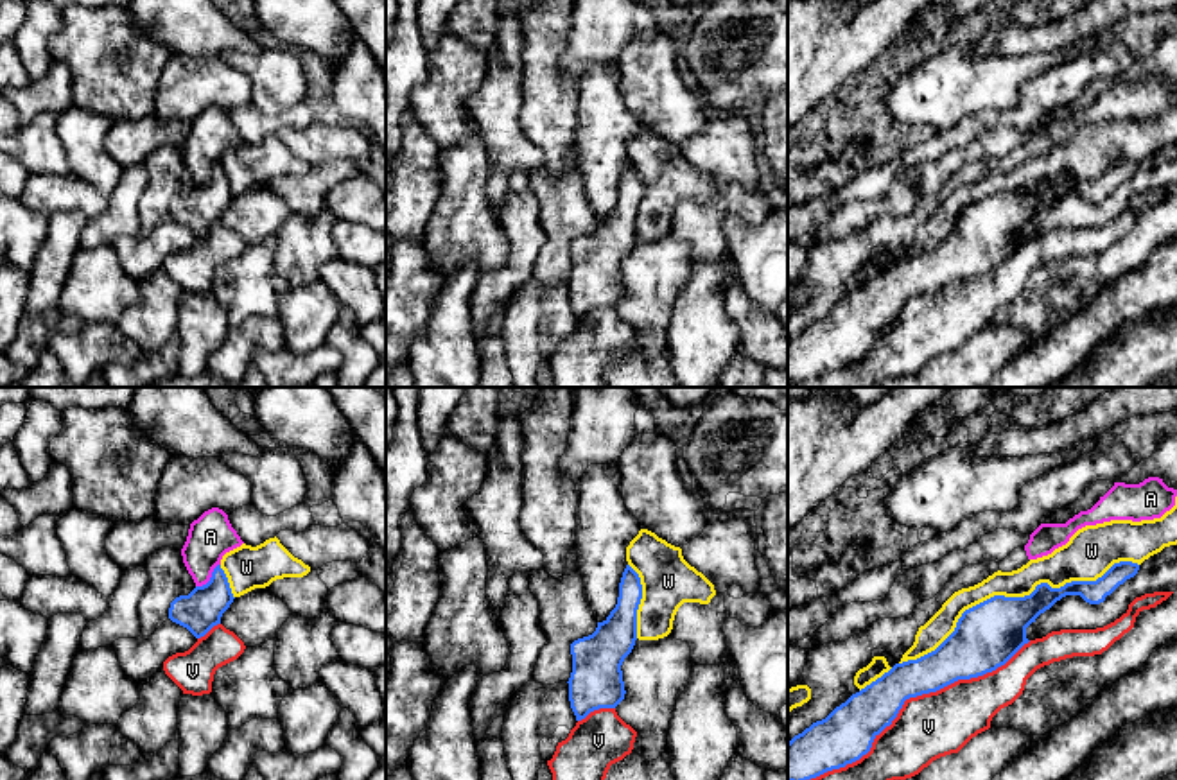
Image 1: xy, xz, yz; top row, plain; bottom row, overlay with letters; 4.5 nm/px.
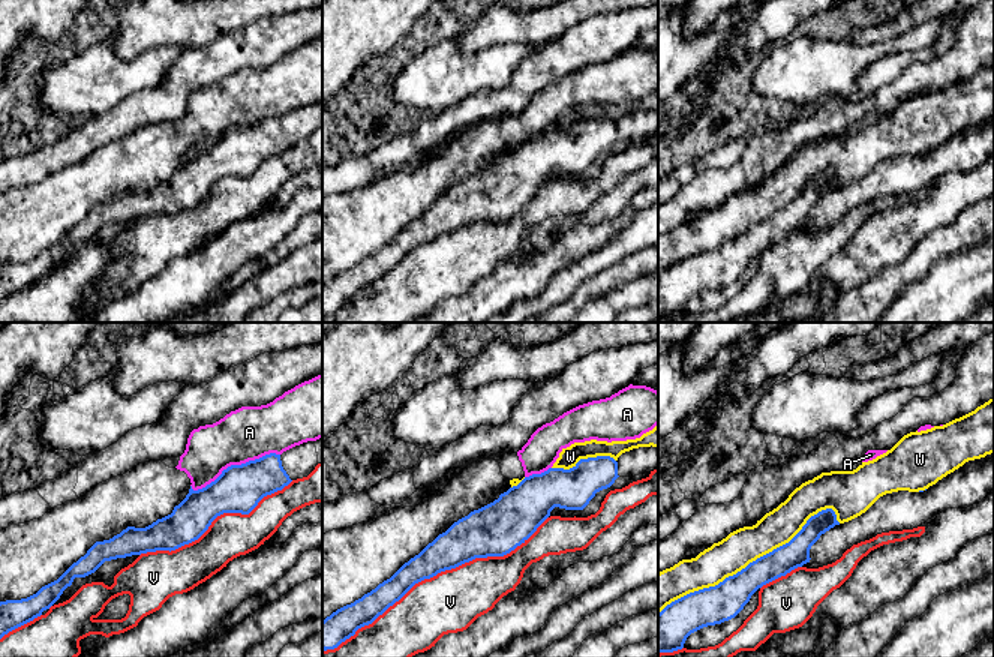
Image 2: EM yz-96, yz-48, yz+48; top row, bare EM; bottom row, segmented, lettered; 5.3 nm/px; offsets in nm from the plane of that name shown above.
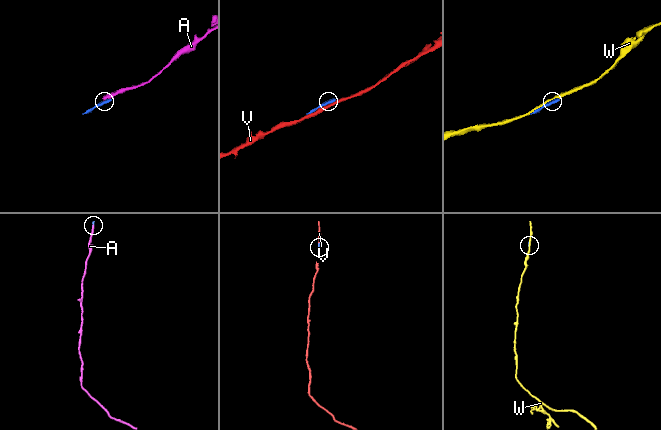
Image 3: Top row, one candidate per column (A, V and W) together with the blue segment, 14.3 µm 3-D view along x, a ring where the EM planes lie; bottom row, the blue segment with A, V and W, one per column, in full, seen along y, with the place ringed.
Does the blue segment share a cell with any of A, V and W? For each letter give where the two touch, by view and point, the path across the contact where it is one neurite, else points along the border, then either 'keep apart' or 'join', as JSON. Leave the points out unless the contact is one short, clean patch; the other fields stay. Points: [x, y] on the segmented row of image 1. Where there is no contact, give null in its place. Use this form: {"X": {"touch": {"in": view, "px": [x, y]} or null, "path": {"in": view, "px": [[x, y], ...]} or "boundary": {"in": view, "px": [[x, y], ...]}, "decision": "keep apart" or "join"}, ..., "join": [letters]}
{"A": {"touch": {"in": "xy", "px": [210, 578]}, "decision": "keep apart"}, "V": {"touch": {"in": "yz", "px": [914, 696]}, "decision": "keep apart"}, "W": {"touch": {"in": "yz", "px": [1014, 598]}, "decision": "keep apart"}, "join": []}

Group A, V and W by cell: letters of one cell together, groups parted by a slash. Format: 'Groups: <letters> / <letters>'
Groups: A / V / W

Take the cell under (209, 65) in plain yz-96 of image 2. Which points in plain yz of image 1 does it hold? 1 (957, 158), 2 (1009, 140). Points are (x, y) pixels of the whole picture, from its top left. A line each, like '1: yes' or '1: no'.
1: no
2: no

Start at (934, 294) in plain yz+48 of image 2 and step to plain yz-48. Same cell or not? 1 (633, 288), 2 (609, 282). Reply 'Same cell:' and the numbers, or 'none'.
Same cell: 1

